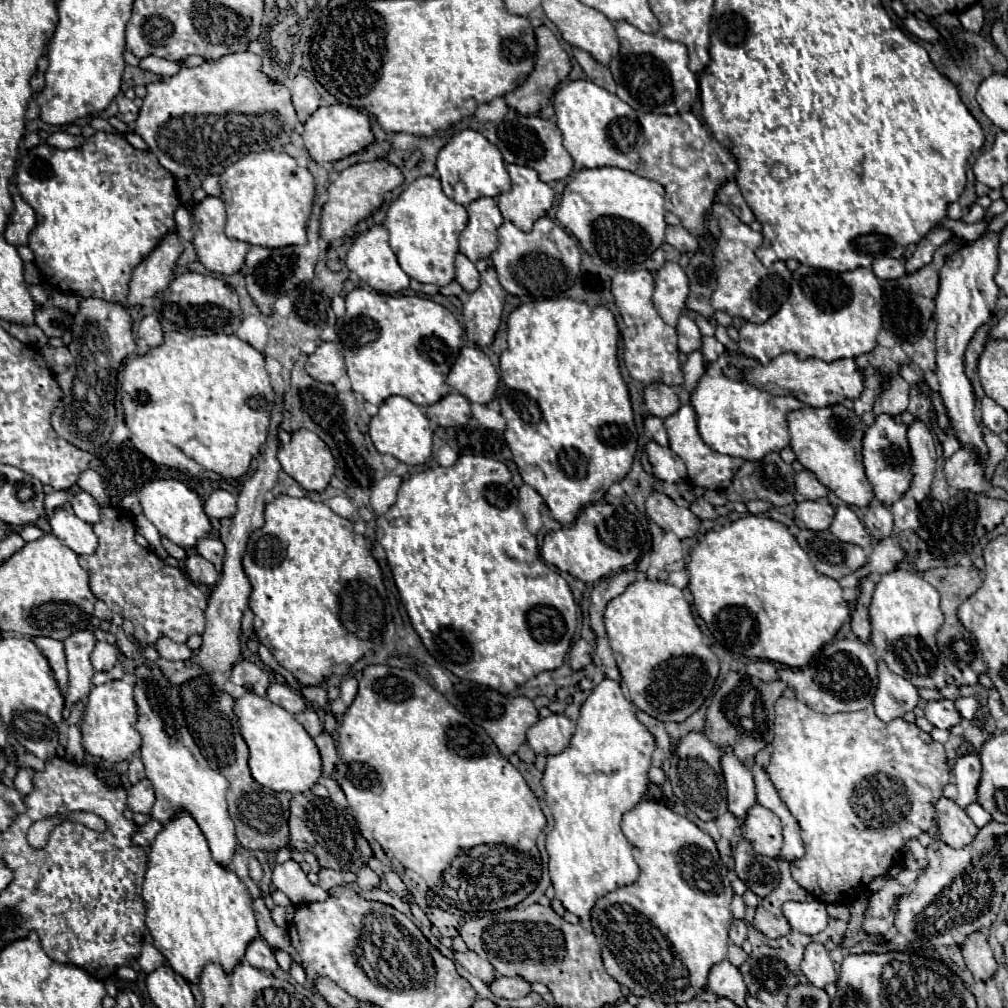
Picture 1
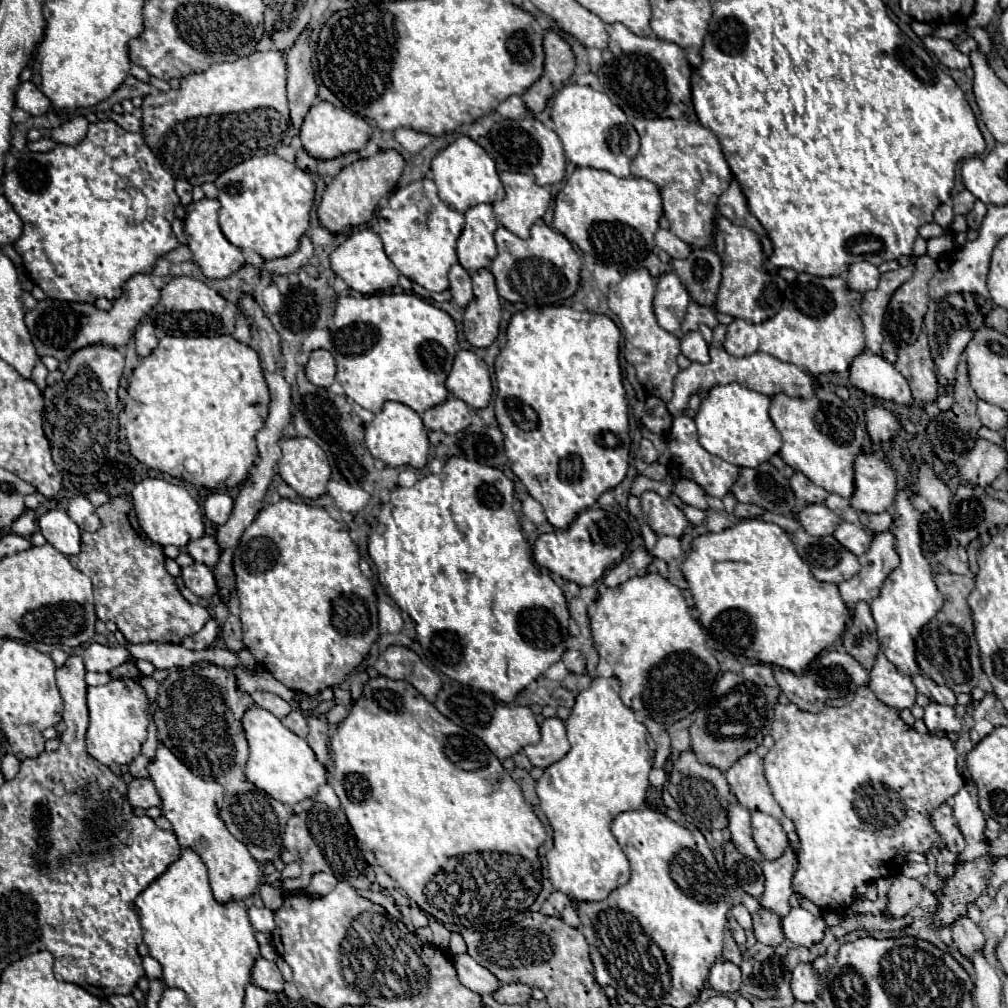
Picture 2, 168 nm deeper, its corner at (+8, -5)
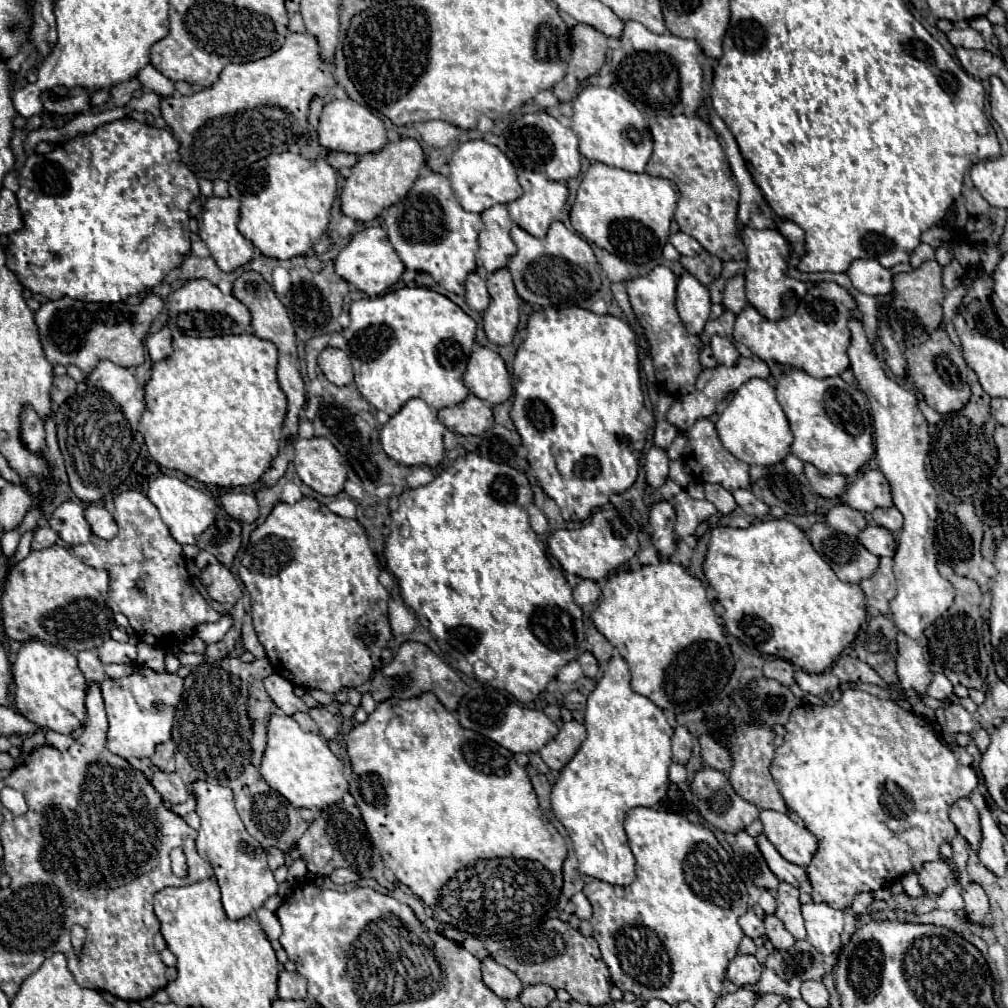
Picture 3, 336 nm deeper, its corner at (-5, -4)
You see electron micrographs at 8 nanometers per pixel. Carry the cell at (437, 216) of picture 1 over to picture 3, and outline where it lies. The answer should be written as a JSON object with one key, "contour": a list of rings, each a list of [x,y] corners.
{"contour":[[[429,173],[425,177],[419,177],[415,181],[415,185],[411,187],[411,191],[407,193],[407,197],[397,207],[391,205],[389,209],[385,209],[381,213],[381,217],[383,217],[385,229],[387,229],[387,237],[389,237],[391,245],[393,245],[393,249],[397,251],[399,259],[403,261],[403,265],[407,269],[425,271],[441,287],[445,287],[447,291],[457,293],[457,295],[465,295],[465,279],[477,267],[477,263],[475,263],[475,253],[477,253],[477,247],[479,247],[477,235],[483,229],[483,221],[481,221],[481,215],[469,213],[469,211],[465,211],[459,205],[459,201],[453,195],[451,183],[449,183],[449,179],[445,175]]]}

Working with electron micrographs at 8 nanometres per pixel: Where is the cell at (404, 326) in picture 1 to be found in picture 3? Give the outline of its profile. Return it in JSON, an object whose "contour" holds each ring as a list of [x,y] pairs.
{"contour":[[[401,287],[373,299],[353,301],[349,315],[351,325],[343,331],[343,337],[349,345],[355,383],[375,409],[395,415],[413,397],[423,399],[433,409],[443,409],[461,403],[469,395],[469,389],[463,385],[463,373],[475,343],[477,323],[451,299],[427,287]]]}

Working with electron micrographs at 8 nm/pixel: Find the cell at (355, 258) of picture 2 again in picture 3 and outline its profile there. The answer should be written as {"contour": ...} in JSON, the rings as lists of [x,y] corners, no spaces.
{"contour":[[[365,227],[363,231],[355,233],[347,247],[335,259],[335,273],[369,297],[387,293],[401,279],[403,271],[405,265],[401,263],[399,255],[387,239],[387,233],[381,227]]]}

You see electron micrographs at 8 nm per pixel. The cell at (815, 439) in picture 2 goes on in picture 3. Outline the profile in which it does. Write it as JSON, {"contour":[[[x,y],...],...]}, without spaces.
{"contour":[[[791,367],[777,379],[775,393],[795,435],[791,453],[801,461],[813,463],[823,473],[841,473],[851,477],[871,459],[871,415],[867,397],[857,385],[849,385],[841,377],[815,379],[805,371]]]}

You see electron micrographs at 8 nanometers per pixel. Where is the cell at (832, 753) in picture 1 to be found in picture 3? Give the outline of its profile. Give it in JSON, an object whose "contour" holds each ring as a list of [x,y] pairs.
{"contour":[[[843,691],[843,697],[839,703],[835,703],[833,707],[831,705],[799,705],[791,711],[791,717],[785,725],[785,741],[783,745],[779,745],[775,749],[775,757],[771,761],[771,775],[779,787],[779,793],[783,795],[787,807],[791,811],[795,811],[805,827],[819,837],[819,849],[811,861],[811,865],[807,867],[807,873],[809,873],[809,879],[811,879],[811,887],[813,887],[813,901],[815,903],[827,903],[829,907],[833,909],[847,909],[851,907],[851,901],[857,893],[861,891],[877,891],[879,887],[887,887],[887,885],[893,885],[895,881],[899,881],[903,875],[907,873],[919,873],[923,863],[927,861],[937,861],[941,855],[939,855],[939,845],[943,841],[949,841],[957,835],[957,829],[955,825],[951,823],[949,819],[949,807],[961,799],[961,797],[969,797],[973,793],[973,789],[977,787],[977,775],[971,767],[963,767],[953,751],[949,749],[949,745],[945,741],[941,741],[939,735],[932,727],[931,722],[925,721],[923,717],[917,717],[913,715],[911,711],[905,711],[901,709],[897,703],[893,703],[891,699],[879,699],[875,695],[869,695],[865,691]]]}

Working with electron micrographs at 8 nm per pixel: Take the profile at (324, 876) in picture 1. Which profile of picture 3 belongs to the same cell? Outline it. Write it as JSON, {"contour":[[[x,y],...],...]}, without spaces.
{"contour":[[[335,869],[335,871],[329,875],[329,879],[331,879],[333,883],[337,883],[337,885],[347,885],[347,883],[357,883],[361,877],[359,877],[355,871],[351,871],[351,869]]]}

